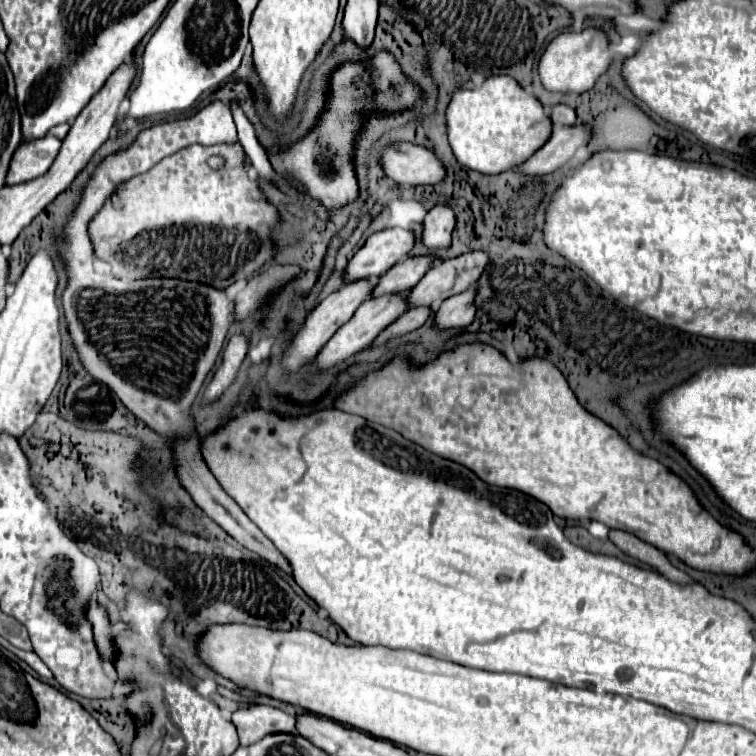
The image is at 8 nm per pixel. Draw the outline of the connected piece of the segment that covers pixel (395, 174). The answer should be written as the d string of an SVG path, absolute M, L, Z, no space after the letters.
M408 142L388 144L380 154L380 166L388 178L394 178L402 186L436 184L436 180L444 180L440 160L426 148Z

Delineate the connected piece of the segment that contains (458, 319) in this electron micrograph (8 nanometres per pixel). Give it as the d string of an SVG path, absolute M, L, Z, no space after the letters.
M466 290L462 294L450 296L442 302L442 306L436 310L434 316L434 328L436 330L448 330L448 328L466 328L474 320L474 290Z

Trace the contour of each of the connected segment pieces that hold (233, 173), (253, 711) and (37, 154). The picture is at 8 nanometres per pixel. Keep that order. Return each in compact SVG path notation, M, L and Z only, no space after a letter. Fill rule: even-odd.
M194 144L192 148L184 148L184 152L176 152L176 156L162 160L156 164L156 168L152 168L152 172L132 180L124 184L122 190L108 200L108 204L104 204L90 224L96 258L108 262L120 278L138 280L148 276L164 276L228 288L236 280L242 280L254 270L262 268L274 254L268 234L278 220L278 210L264 200L256 182L248 178L246 160L244 168L236 168L236 148L224 148L224 144L204 148ZM212 156L220 156L224 166L218 170L210 168L208 158Z
M252 704L252 706L236 710L232 714L232 722L238 730L240 746L250 746L262 740L266 734L294 732L292 714L286 714L280 708L264 706L264 704Z
M44 136L44 140L36 140L36 144L28 144L28 148L20 144L12 156L6 184L20 184L46 174L54 164L60 146L62 140L56 136Z

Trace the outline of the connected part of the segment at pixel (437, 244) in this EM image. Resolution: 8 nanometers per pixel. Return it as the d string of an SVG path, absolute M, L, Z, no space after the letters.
M436 206L432 208L422 222L422 244L428 252L438 252L450 248L450 234L454 230L456 218L450 208Z

